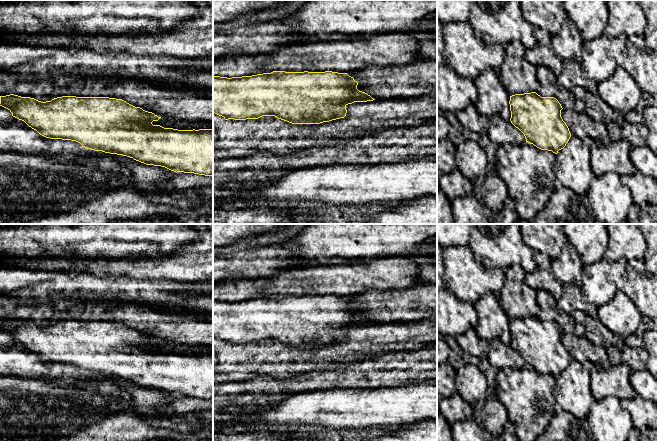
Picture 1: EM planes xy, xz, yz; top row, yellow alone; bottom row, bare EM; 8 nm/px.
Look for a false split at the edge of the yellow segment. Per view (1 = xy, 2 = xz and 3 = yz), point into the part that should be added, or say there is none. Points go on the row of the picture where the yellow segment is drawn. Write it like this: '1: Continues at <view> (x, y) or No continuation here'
1: No continuation here
2: No continuation here
3: No continuation here

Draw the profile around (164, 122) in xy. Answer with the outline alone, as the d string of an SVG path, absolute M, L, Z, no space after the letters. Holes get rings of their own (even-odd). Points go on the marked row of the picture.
M161 117L158 121L153 121L153 125L160 125L164 128L173 128L178 130L199 130L199 129L213 129L213 121L196 121L196 122L184 122L178 121L171 118Z

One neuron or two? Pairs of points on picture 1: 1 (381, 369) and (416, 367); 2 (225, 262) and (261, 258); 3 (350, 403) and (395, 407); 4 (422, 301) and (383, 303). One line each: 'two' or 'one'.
1: one
2: one
3: one
4: one

